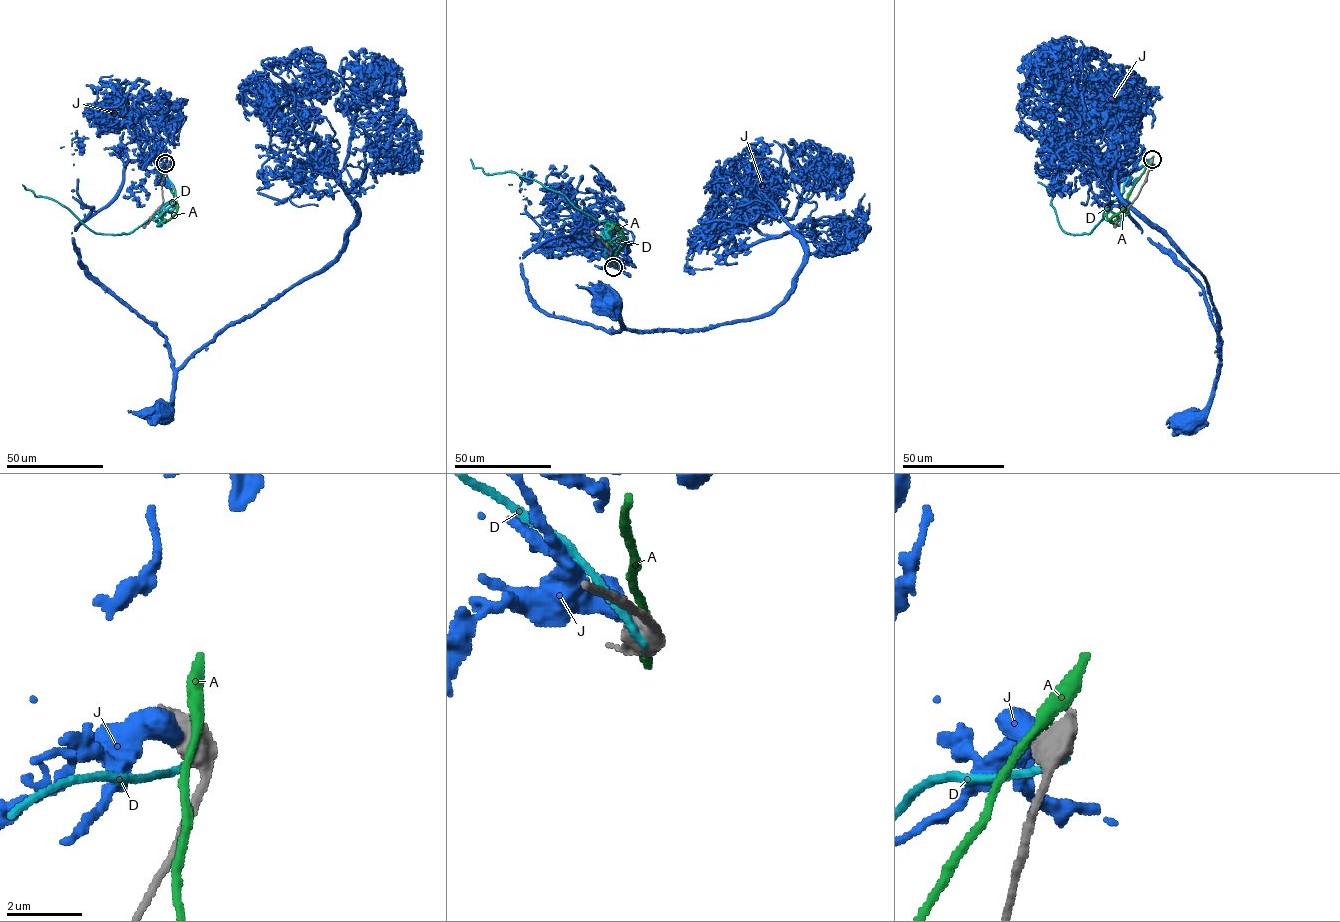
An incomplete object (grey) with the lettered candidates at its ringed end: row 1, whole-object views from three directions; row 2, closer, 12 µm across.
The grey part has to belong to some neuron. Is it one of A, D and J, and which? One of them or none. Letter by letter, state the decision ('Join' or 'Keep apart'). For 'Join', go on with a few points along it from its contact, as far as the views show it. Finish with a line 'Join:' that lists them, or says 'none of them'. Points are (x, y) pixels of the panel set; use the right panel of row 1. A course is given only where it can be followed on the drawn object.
A: Keep apart
D: Keep apart
J: Keep apart
Join: none of them

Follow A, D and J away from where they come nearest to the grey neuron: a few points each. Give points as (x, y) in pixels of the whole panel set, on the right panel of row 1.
A: (1151, 160), (1136, 182), (1125, 206), (1110, 221), (1129, 213)
D: (1152, 162), (1129, 175), (1123, 193), (1088, 233), (1062, 229), (1051, 205), (1054, 194), (1038, 182)
J: (1150, 160), (1136, 168), (1143, 146), (1130, 132), (1119, 202), (1202, 286), (1218, 335), (1213, 401), (1191, 425)

